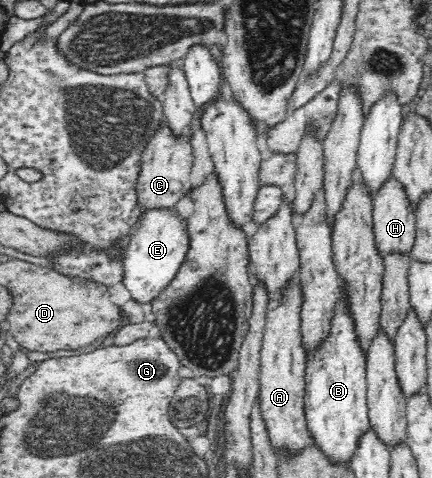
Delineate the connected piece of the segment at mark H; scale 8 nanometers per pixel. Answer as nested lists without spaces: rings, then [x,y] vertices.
[[[394,179],[387,182],[383,192],[379,192],[379,196],[372,202],[372,208],[374,246],[377,255],[381,260],[391,255],[409,257],[410,252],[415,248],[416,214],[403,189]]]

